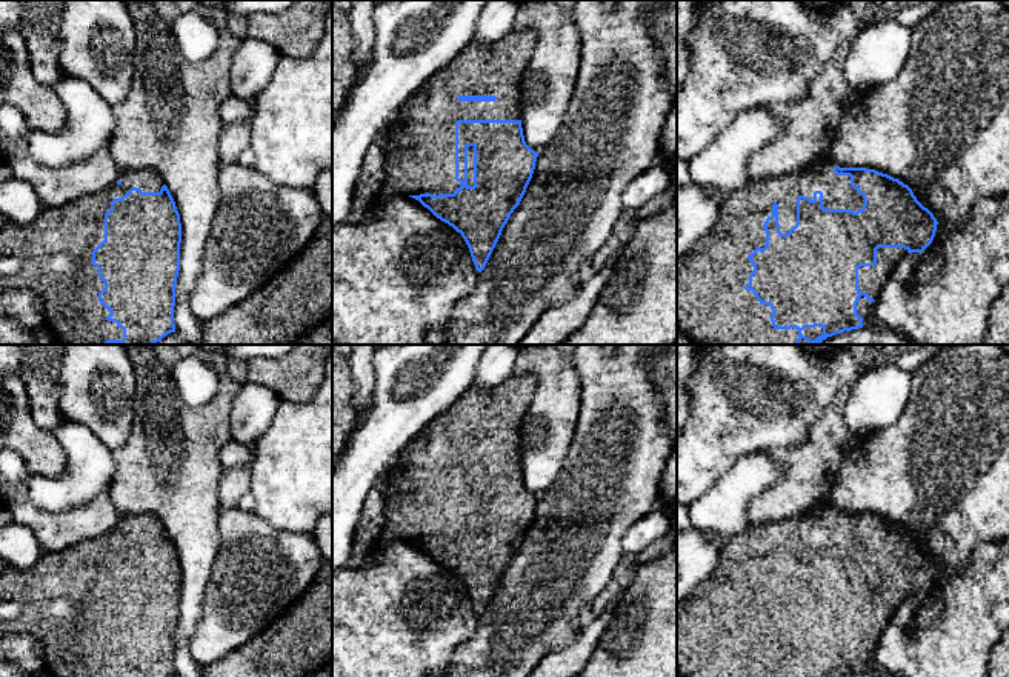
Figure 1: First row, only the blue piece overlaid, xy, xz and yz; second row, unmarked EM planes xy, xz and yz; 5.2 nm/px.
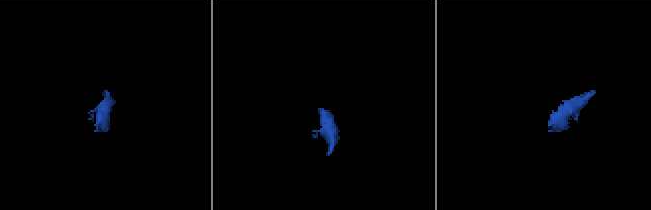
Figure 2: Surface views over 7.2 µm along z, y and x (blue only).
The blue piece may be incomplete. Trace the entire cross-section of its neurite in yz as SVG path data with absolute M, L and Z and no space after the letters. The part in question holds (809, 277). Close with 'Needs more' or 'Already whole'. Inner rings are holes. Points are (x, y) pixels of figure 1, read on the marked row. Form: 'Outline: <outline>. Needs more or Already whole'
Outline: M824 157L820 171L789 172L778 177L751 180L744 188L724 194L721 215L712 231L677 258L677 329L698 345L820 345L828 337L858 328L880 328L875 302L891 272L903 257L923 252L934 240L937 218L924 208L912 189L887 174L866 168L840 168Z. Needs more

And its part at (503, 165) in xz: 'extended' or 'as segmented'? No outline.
extended

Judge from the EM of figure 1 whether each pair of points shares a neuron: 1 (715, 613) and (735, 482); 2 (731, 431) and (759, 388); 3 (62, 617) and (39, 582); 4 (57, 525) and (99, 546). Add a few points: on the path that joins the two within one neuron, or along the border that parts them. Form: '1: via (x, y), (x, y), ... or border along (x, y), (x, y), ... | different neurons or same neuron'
1: border along (751, 525), (723, 540) | different neurons
2: via (731, 420), (731, 416), (748, 399) | same neuron
3: via (62, 608), (48, 591) | same neuron
4: border along (117, 520), (106, 533), (53, 553) | different neurons

